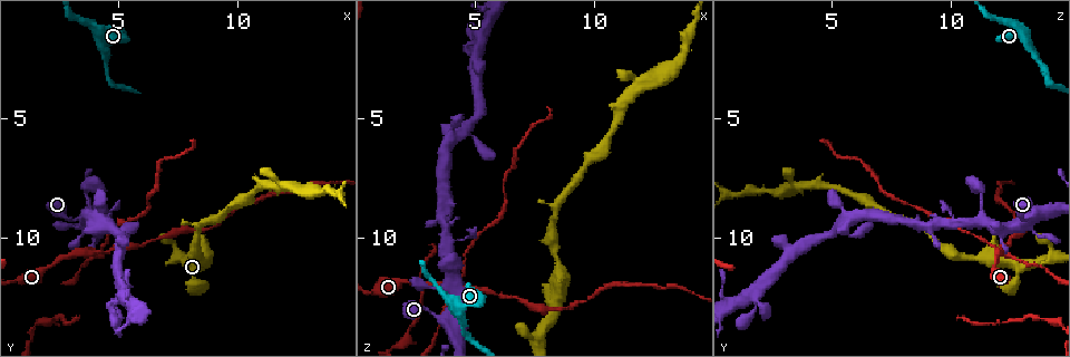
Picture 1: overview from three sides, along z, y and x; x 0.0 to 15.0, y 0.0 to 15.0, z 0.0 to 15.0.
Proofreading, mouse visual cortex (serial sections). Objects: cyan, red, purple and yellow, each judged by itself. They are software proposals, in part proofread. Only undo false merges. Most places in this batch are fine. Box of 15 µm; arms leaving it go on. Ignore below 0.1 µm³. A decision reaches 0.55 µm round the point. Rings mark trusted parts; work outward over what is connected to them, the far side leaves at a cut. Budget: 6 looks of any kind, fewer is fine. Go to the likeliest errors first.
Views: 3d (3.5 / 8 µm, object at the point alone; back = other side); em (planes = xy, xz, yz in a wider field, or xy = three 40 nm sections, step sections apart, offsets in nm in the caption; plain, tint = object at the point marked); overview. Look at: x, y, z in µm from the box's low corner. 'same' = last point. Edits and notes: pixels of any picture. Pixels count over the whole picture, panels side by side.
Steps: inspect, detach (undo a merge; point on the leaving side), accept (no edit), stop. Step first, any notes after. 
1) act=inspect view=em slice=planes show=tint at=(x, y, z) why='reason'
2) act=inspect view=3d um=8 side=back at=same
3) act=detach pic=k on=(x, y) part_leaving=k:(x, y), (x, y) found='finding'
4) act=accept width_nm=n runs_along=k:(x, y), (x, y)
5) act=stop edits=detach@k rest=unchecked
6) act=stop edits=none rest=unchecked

act=inspect view=3d um=3.5 at=(3.6, 9.2, 13.3) why='narrows sharply'

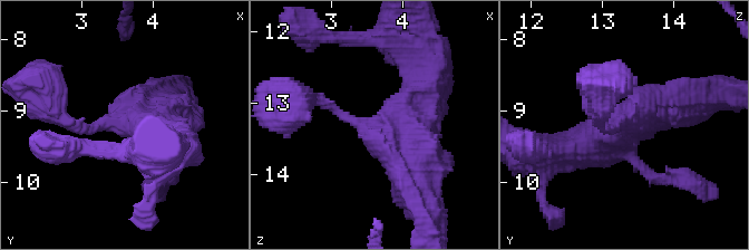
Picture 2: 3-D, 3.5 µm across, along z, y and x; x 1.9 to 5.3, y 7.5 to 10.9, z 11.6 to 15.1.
act=inspect view=em slice=xy step=3 show=tint at=(3.60, 9.10, 13.35)

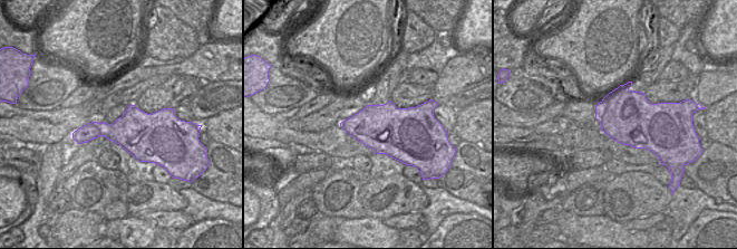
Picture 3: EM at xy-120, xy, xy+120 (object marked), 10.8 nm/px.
act=accept found='one cell here'

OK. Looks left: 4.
act=inspect view=3d um=3.5 at=(4.3, 2.0, 13.2) why='thick turns thin'

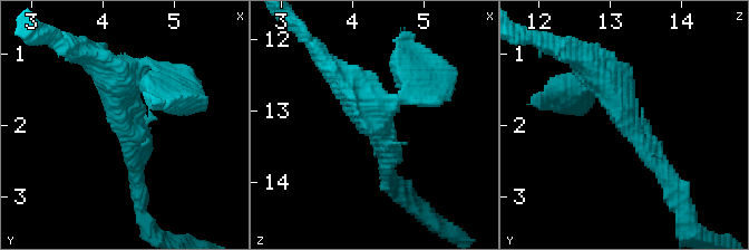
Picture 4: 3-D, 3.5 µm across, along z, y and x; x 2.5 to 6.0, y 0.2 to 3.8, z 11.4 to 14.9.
act=inspect view=em slice=xy step=5 show=tint at=(4.25, 1.95, 13.20) arm_widths_nm=200,400

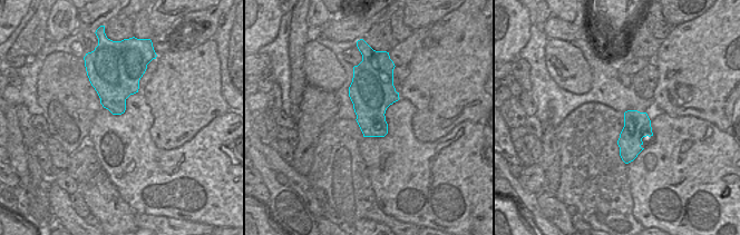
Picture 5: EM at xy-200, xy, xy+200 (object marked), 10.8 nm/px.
act=accept runs_along=4:(600, 63), (622, 117), (668, 179) found='continuous, no second cell'

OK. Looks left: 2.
act=inspect view=3d um=8 at=(12.0, 7.8, 3.7) why='branch point'

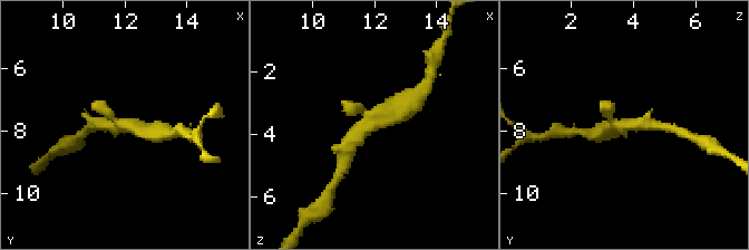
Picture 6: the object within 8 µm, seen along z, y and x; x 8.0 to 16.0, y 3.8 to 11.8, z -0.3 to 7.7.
act=inspect view=em slice=xy step=2 show=tint at=(11.9, 7.9, 3.6)

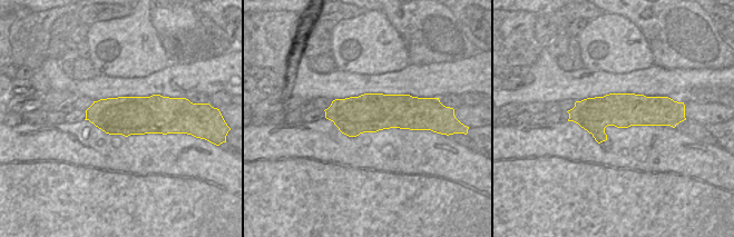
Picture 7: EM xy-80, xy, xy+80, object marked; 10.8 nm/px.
act=accept width_nm=420 runs_along=6:(351, 144), (371, 122), (400, 106) found='all the same cell'

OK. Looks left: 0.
act=stop edits=none rest=unchecked

